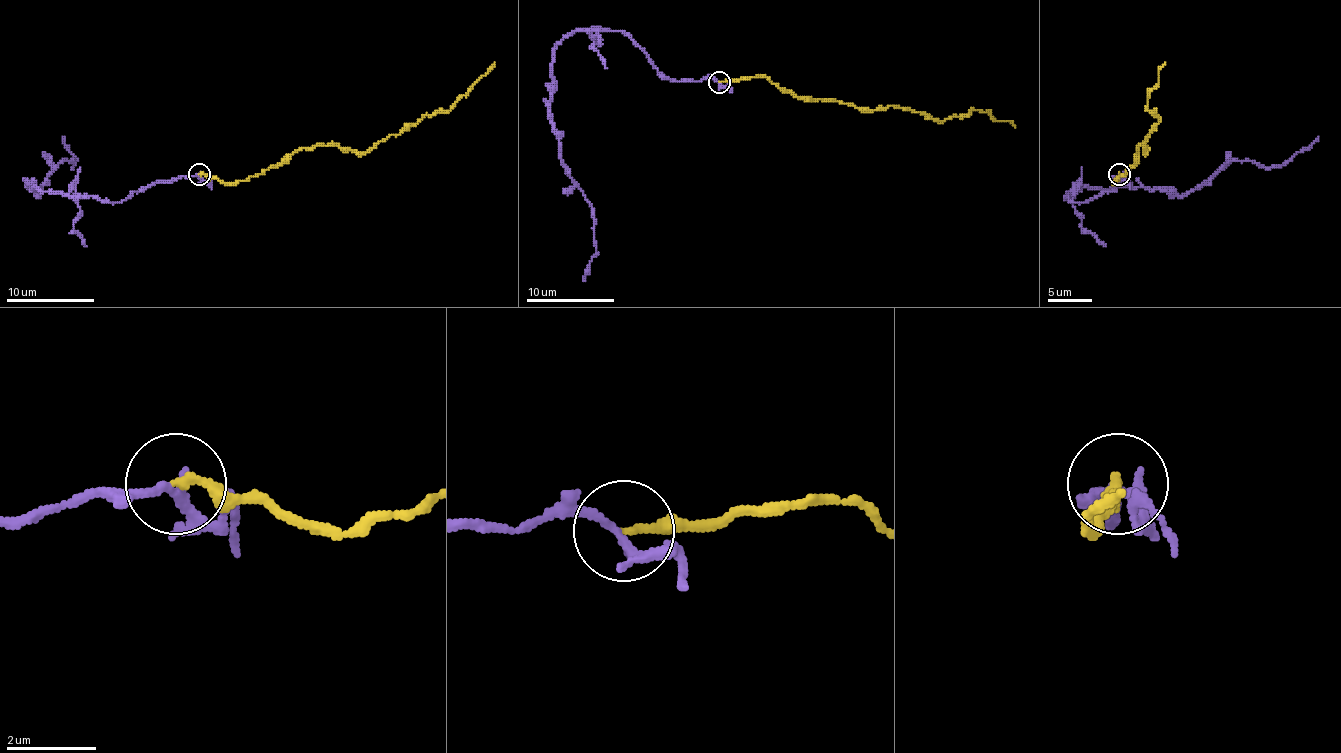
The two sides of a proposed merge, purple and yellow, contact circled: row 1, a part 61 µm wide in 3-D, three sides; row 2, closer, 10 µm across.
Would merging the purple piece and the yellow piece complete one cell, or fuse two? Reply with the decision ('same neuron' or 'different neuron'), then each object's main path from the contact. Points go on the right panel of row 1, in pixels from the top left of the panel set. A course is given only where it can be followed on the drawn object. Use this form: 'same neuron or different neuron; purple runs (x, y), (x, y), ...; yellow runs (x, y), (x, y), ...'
different neuron; purple runs (1119, 174), (1086, 202), (1068, 198), (1084, 187), (1187, 196), (1230, 161), (1285, 165), (1318, 137); yellow runs (1119, 174), (1114, 183), (1134, 165), (1136, 147), (1147, 147), (1158, 117), (1147, 108), (1149, 90), (1165, 62)

